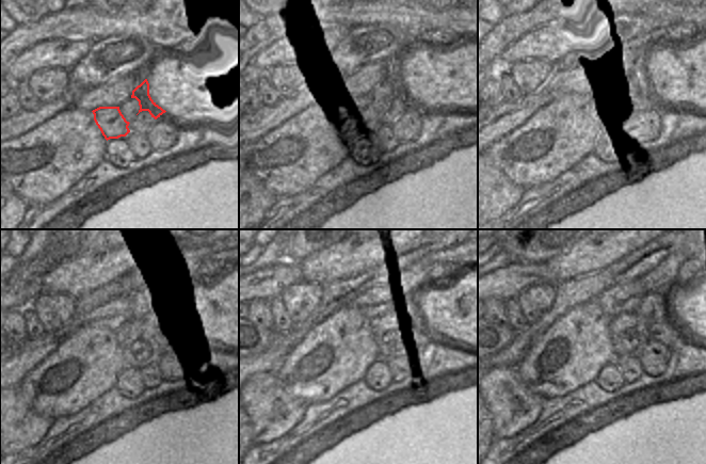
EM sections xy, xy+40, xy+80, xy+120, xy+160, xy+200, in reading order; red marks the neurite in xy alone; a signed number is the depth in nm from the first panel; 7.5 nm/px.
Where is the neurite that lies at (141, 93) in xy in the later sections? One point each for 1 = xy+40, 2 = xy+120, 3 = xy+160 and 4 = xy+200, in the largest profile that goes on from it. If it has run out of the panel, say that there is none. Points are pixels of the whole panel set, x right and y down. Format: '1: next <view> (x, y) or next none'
1: next xy+40 (386, 99)
2: next xy+120 (141, 337)
3: next xy+160 (389, 331)
4: next xy+200 (629, 331)

